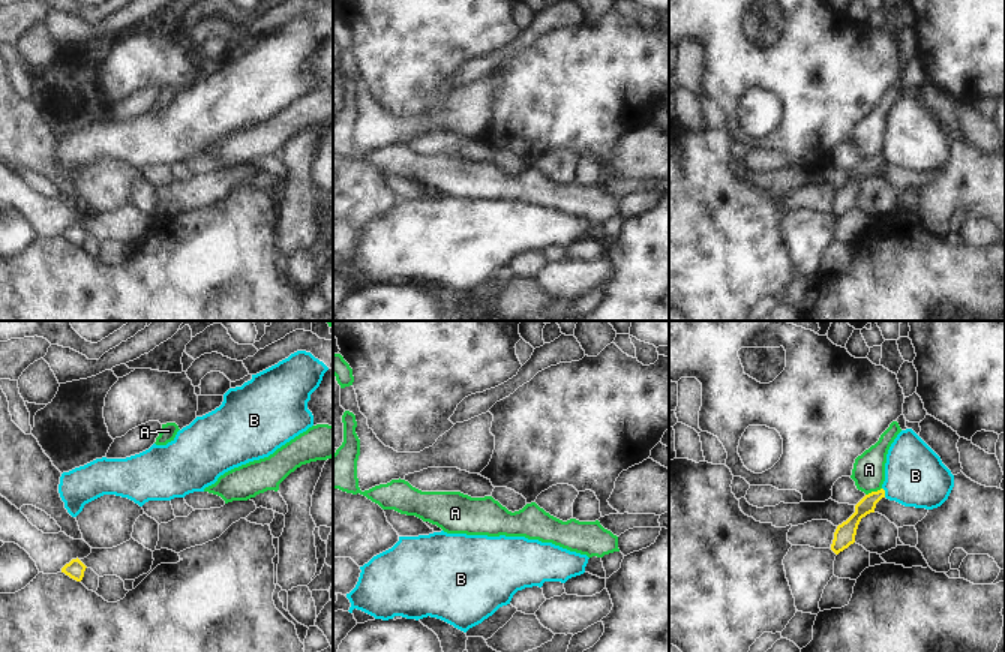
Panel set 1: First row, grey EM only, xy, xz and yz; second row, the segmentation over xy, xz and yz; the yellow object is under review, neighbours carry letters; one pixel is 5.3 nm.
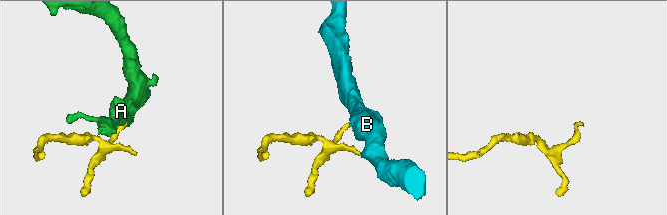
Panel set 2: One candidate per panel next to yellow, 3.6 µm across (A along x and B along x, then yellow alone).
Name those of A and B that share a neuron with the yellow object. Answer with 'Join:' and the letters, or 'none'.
Join: none

